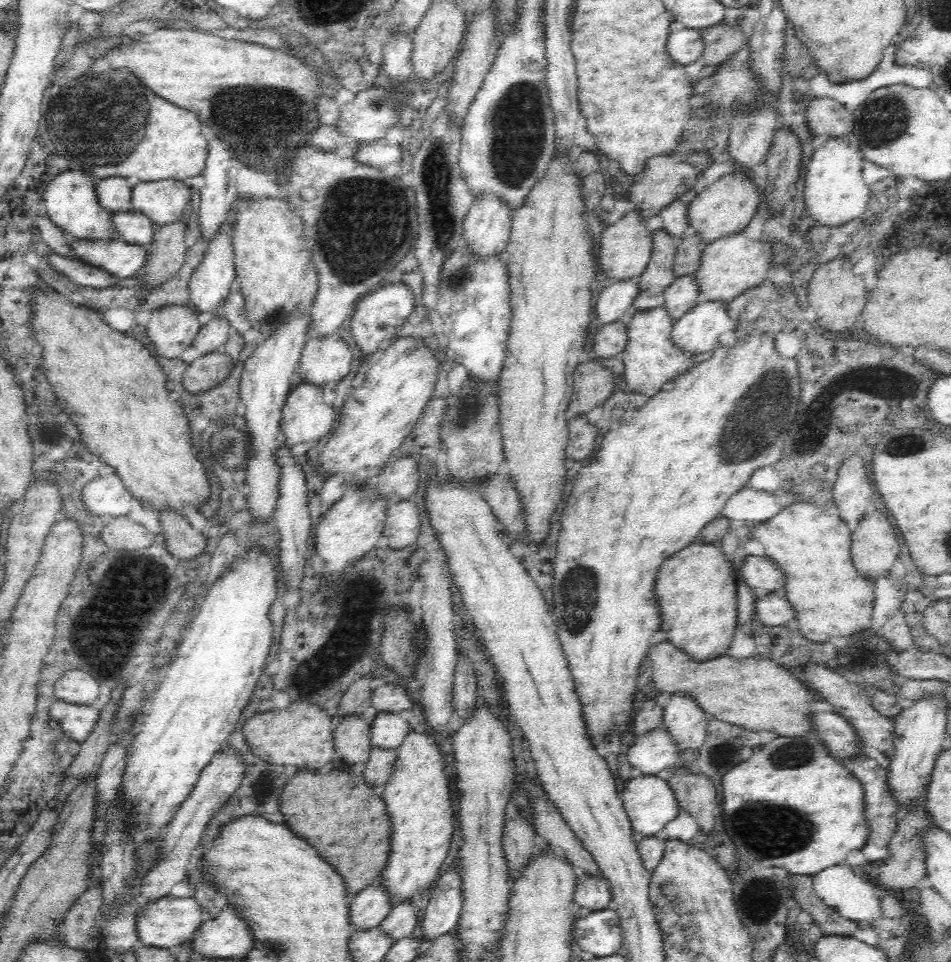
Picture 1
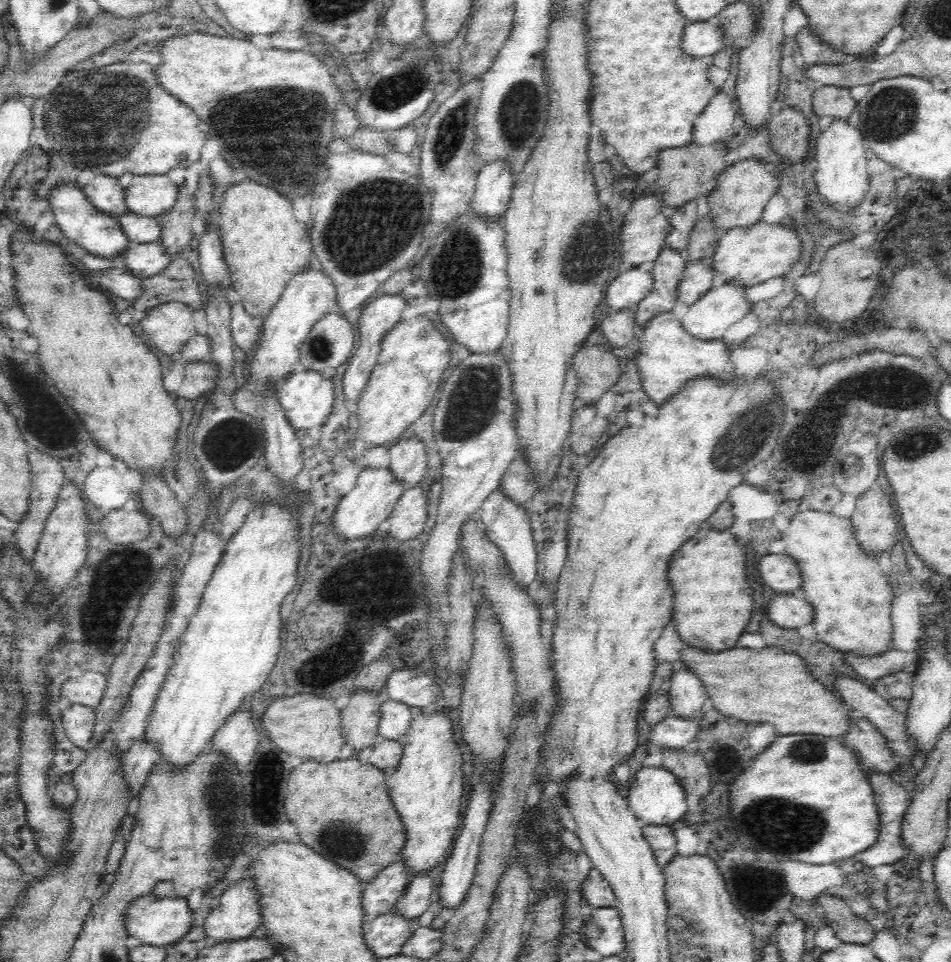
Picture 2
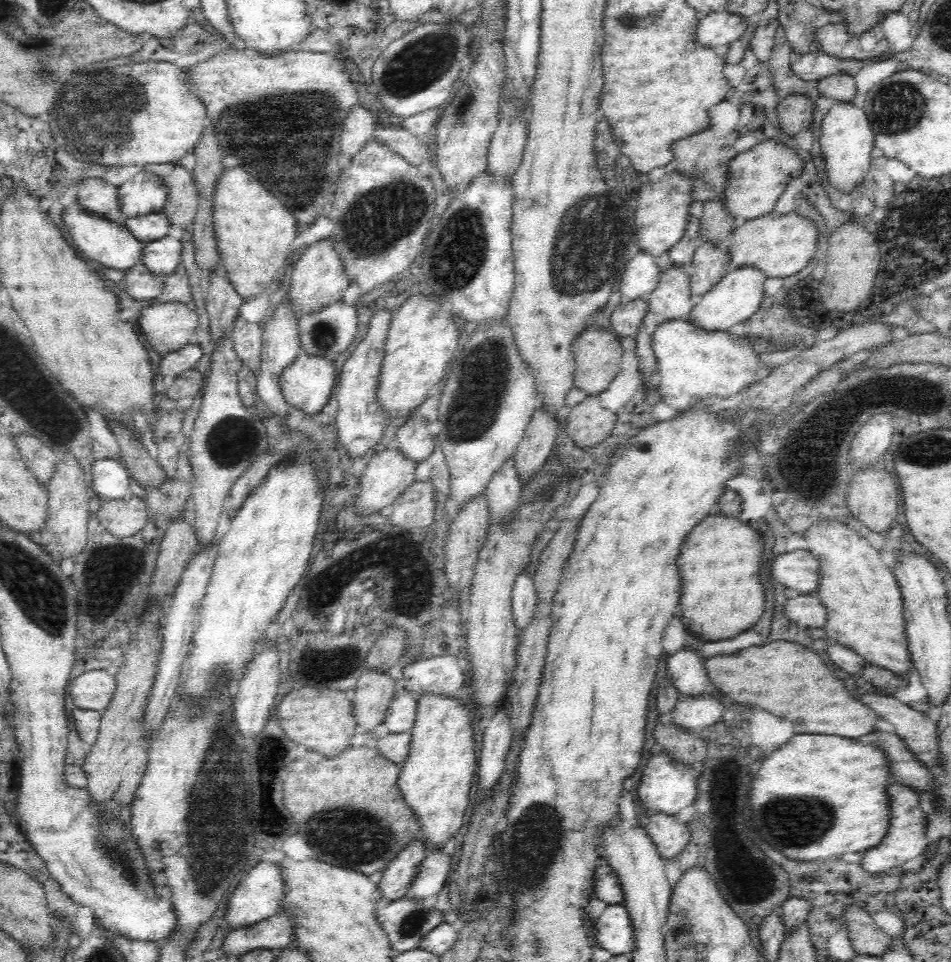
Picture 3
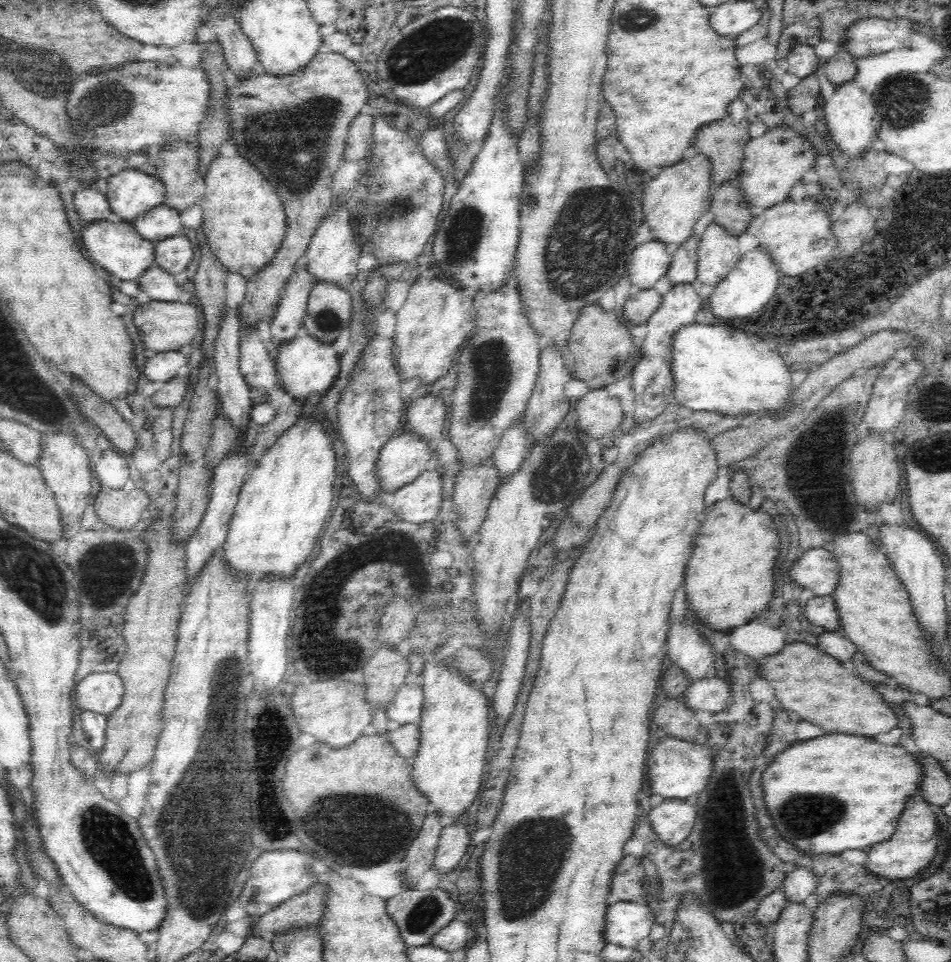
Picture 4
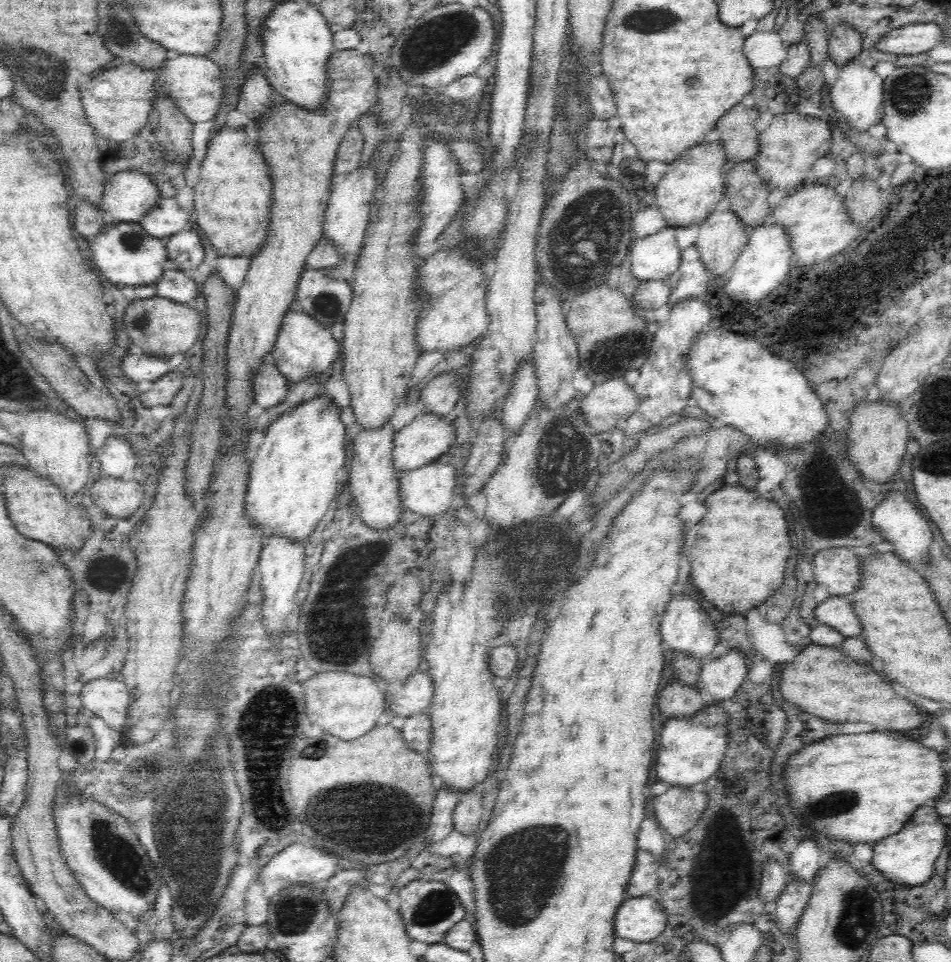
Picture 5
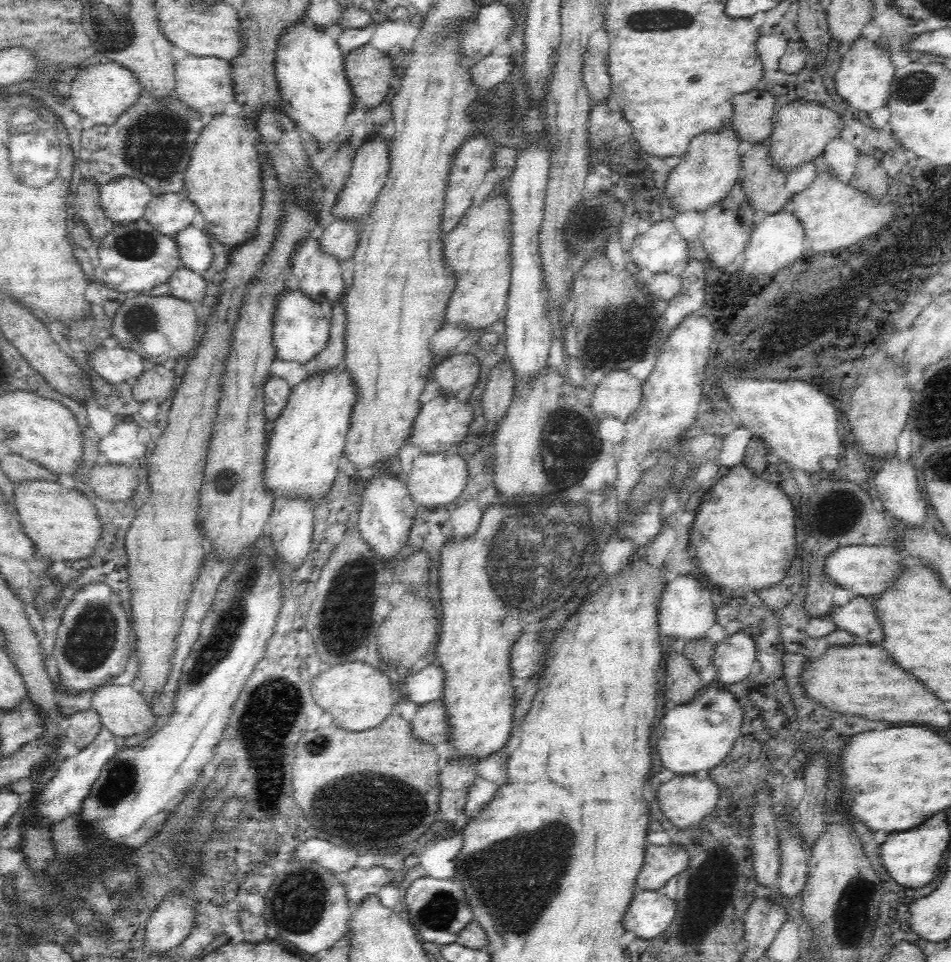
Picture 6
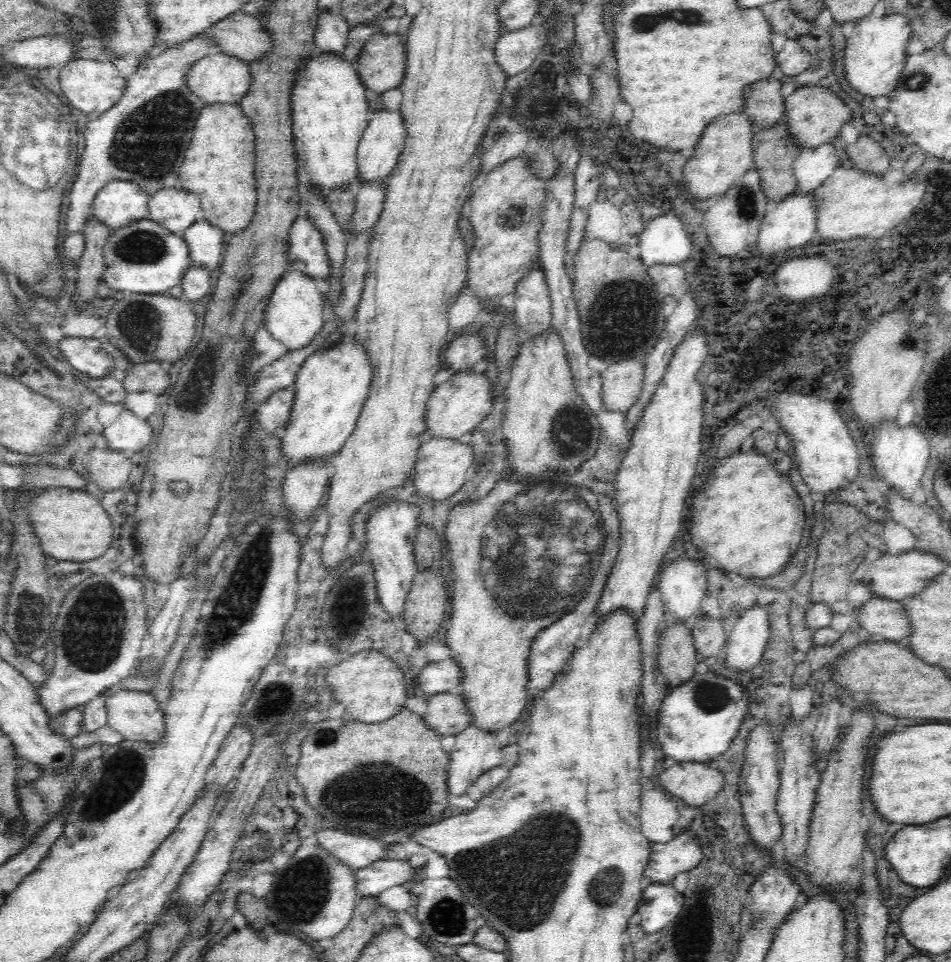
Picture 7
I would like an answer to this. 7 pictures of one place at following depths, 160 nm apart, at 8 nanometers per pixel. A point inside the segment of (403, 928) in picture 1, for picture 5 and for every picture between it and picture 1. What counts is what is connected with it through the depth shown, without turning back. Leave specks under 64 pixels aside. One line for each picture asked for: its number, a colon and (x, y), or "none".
2: (415, 901)
3: (435, 871)
4: (454, 840)
5: (465, 815)

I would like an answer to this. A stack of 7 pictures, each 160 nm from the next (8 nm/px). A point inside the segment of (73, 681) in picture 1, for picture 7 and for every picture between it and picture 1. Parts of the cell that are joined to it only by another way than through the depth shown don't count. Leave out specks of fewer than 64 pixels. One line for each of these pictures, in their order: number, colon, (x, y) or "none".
2: (87, 689)
3: (93, 690)
4: (101, 692)
5: (108, 698)
6: (123, 710)
7: (136, 715)

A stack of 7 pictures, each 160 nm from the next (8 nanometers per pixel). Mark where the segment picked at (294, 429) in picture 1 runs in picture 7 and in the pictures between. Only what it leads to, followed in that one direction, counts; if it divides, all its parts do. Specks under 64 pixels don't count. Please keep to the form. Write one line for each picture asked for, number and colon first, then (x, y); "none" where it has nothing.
2: (306, 397)
3: (307, 385)
4: (305, 367)
5: (304, 349)
6: (300, 331)
7: (295, 316)

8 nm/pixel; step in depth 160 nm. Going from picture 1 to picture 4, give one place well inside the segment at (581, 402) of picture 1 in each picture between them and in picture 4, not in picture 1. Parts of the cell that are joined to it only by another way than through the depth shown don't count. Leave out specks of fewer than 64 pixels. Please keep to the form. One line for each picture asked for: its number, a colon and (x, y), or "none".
2: (597, 369)
3: (598, 354)
4: (600, 342)

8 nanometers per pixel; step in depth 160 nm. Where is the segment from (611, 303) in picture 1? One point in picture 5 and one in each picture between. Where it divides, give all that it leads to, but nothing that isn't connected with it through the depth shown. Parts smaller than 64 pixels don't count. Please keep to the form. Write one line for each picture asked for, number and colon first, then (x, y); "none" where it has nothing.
2: (625, 291)
3: (641, 275)
4: (649, 262)
5: (656, 257)

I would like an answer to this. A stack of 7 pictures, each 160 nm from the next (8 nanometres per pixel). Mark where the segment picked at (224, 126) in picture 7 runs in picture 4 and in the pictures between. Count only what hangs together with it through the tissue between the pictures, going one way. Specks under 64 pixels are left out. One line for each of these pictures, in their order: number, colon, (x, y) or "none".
4: (244, 219)
5: (233, 197)
6: (224, 179)

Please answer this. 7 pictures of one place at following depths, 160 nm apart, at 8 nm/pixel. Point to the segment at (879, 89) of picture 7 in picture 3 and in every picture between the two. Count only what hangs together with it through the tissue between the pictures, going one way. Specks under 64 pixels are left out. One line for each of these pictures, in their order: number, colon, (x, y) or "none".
3: (846, 140)
4: (852, 123)
5: (858, 93)
6: (863, 79)

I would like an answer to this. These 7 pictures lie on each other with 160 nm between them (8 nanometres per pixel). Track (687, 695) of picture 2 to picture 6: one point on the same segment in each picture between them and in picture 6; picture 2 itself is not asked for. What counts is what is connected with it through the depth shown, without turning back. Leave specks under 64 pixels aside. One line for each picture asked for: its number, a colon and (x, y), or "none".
3: (686, 670)
4: (686, 648)
5: (686, 628)
6: (686, 612)

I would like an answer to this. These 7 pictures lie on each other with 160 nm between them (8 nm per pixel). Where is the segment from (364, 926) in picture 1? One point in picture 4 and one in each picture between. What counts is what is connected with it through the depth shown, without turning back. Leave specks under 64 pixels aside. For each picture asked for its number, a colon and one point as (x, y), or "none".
2: (380, 896)
3: (396, 878)
4: (419, 857)

